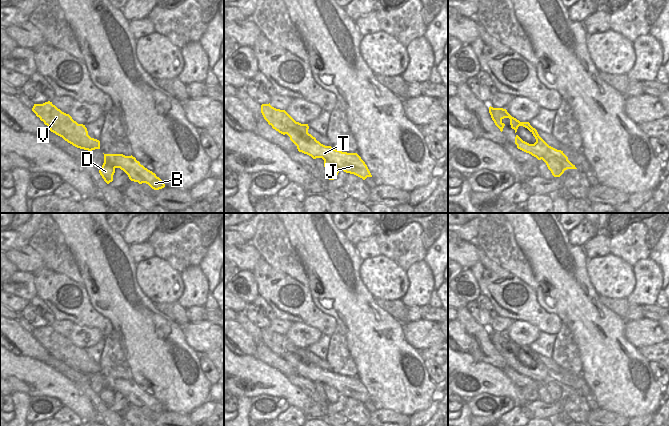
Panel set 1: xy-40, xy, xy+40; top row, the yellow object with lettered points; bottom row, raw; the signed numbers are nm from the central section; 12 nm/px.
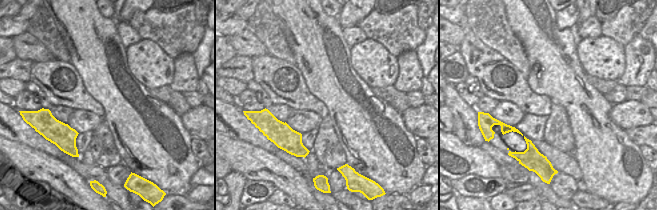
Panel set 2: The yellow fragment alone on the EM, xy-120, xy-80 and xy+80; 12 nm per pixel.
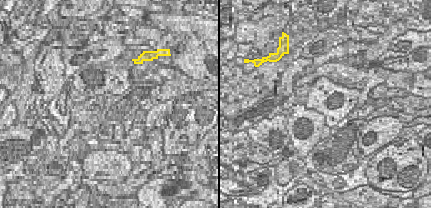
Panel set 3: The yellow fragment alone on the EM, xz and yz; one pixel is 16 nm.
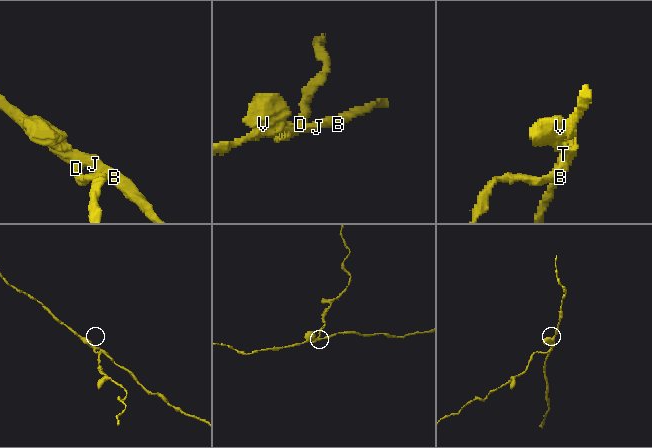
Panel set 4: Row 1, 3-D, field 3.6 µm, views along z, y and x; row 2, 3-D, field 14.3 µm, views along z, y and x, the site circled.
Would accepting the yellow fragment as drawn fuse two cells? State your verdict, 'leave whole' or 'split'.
split

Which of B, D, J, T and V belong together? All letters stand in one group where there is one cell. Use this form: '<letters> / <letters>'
B J T V / D

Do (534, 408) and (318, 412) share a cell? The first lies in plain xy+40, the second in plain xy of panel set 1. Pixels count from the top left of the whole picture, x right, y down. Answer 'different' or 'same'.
same

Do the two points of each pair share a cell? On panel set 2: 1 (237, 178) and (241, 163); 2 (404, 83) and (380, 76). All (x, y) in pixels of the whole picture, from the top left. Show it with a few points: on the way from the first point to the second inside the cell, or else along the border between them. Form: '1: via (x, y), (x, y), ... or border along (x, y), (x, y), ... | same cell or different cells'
1: border along (232, 171), (238, 171), (247, 179) | different cells
2: border along (397, 58), (398, 77), (393, 84) | different cells

